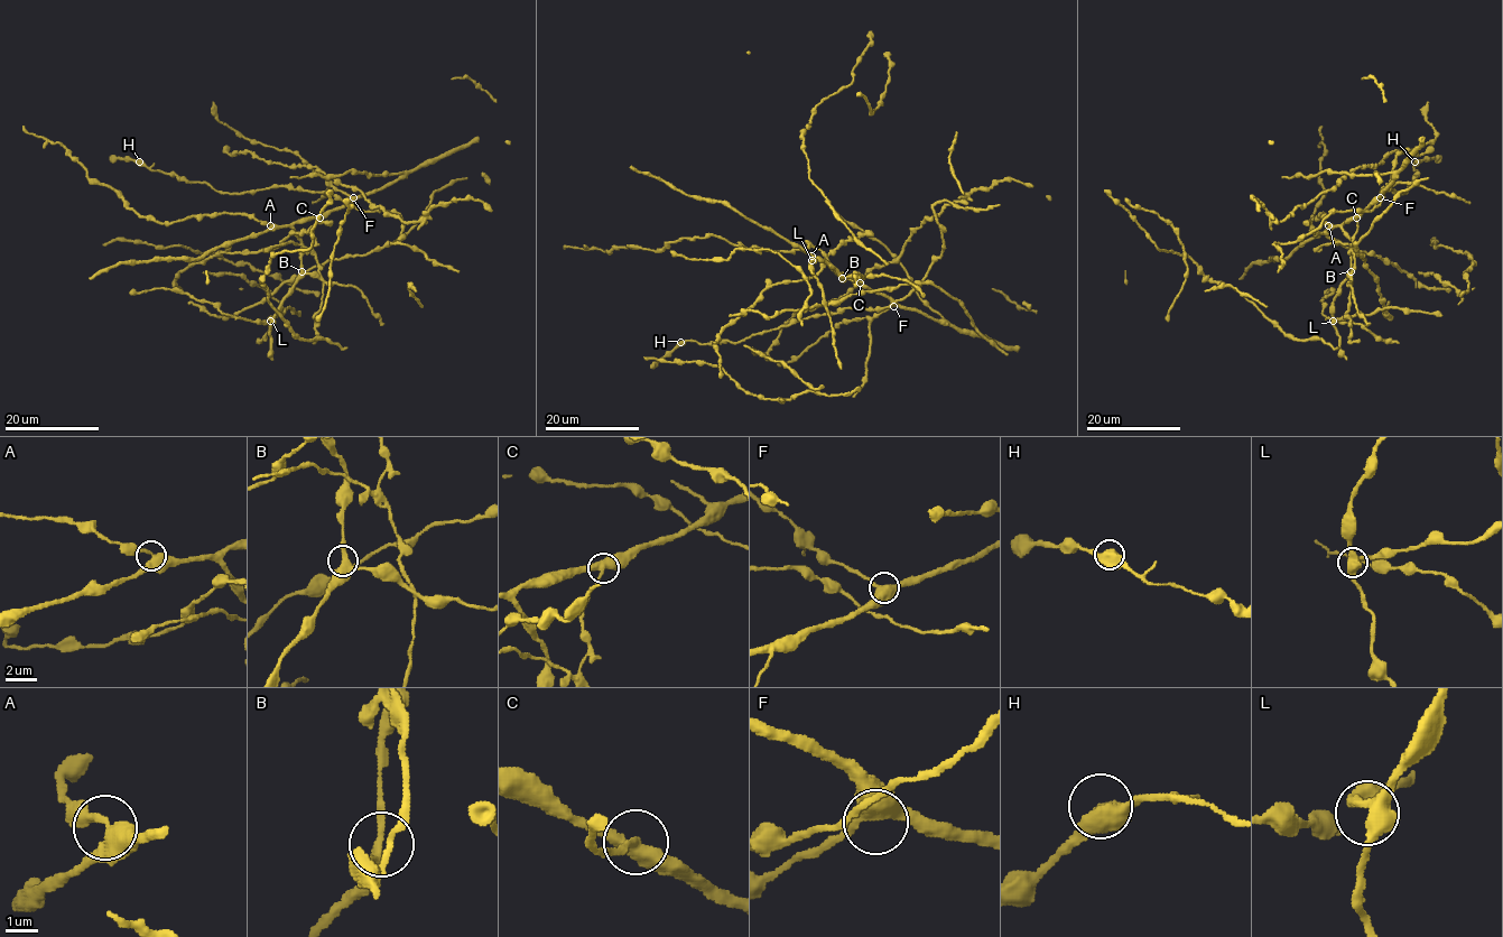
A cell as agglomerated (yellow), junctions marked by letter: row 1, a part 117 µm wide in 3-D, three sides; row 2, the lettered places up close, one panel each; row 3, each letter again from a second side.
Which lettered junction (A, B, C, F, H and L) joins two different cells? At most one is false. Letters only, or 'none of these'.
C

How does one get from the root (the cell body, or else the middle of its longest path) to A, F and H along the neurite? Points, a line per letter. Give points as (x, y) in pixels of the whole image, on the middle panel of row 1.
A: (857, 275), (863, 277), (859, 281), (843, 280), (831, 266), (812, 256)
F: (857, 275), (863, 278), (859, 281), (854, 279), (854, 284), (884, 294), (893, 306)
H: (857, 275), (863, 278), (854, 284), (892, 303), (814, 314), (736, 343), (680, 342)

